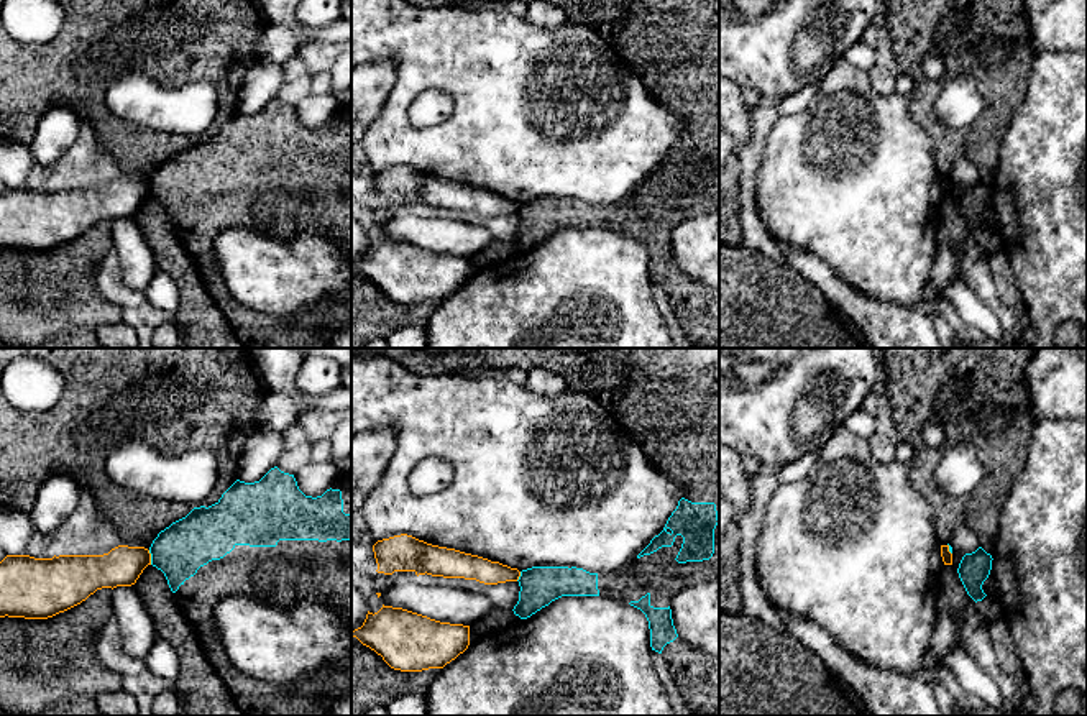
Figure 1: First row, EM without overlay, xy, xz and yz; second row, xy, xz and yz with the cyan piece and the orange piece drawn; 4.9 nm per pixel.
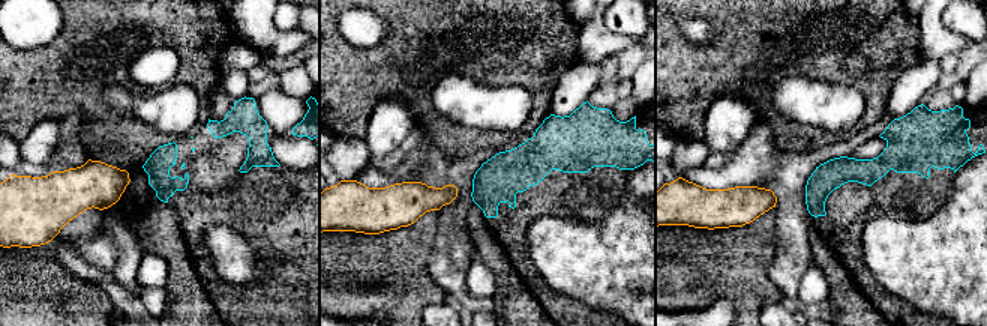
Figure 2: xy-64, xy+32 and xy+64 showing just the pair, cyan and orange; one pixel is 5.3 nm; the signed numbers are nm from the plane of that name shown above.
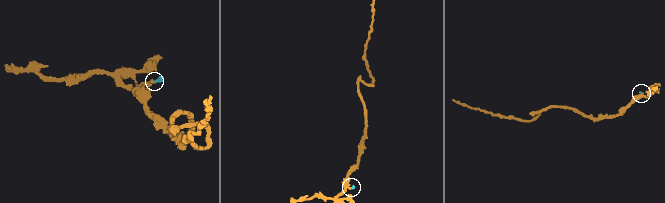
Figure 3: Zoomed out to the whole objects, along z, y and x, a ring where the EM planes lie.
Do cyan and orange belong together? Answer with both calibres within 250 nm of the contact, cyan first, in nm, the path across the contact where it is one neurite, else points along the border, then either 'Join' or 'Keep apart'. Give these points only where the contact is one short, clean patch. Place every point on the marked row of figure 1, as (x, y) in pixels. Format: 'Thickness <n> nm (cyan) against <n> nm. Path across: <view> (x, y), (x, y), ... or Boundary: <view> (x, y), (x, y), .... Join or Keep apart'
Thickness 260 nm (cyan) against 190 nm. Boundary: xy (148, 550), (151, 564). Keep apart

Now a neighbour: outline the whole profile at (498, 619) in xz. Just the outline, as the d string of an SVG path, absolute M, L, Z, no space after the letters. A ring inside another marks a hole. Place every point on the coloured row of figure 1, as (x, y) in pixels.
M493 606L489 614L484 617L483 626L486 632L498 632L519 621L522 619L516 616L512 609L501 609Z

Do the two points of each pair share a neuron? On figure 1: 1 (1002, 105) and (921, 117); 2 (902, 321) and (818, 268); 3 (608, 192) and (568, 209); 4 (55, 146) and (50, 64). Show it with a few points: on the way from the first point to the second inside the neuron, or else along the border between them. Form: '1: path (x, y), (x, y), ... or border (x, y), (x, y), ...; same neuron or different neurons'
1: path (984, 125), (972, 137), (941, 135); same neuron
2: path (880, 321), (839, 289); same neuron
3: border (572, 197), (596, 206); different neurons
4: border (82, 119), (71, 109), (51, 107), (32, 140); different neurons

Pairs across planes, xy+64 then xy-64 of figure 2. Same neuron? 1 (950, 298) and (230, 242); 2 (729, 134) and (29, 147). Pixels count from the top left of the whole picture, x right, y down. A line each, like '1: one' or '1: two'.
1: one
2: one

